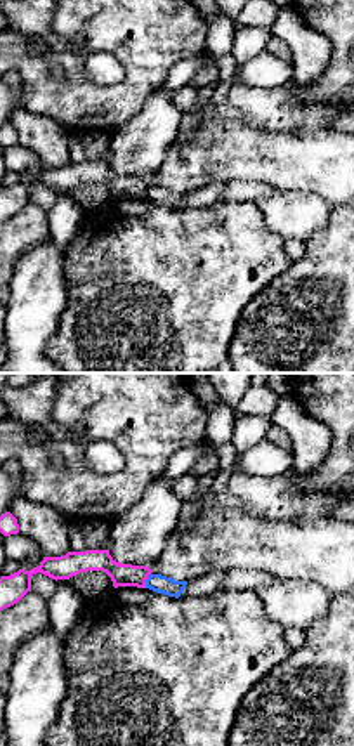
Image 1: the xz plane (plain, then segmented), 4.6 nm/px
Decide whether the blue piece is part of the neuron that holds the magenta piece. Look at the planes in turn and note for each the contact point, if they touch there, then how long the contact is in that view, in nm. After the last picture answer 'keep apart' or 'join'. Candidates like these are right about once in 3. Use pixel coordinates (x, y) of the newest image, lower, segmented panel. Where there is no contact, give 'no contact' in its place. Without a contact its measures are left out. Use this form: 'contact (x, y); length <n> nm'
contact (146, 578); length 80 nm

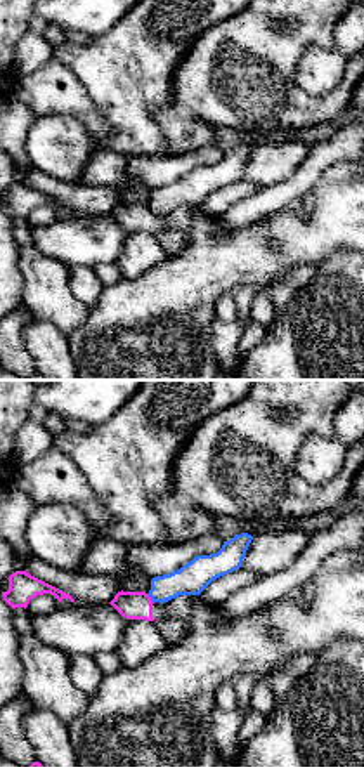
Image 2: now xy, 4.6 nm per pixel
contact (149, 599); length 60 nm

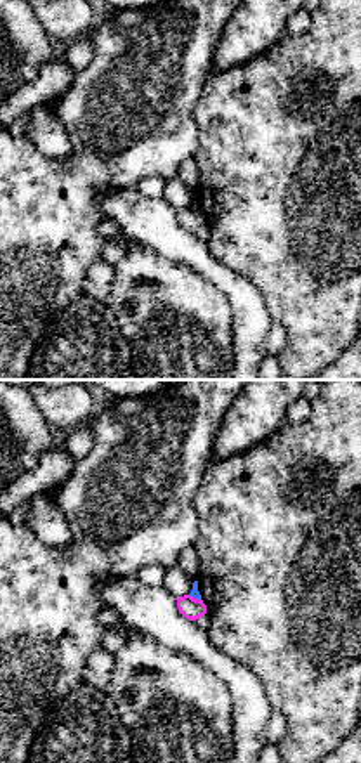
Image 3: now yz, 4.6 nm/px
contact (195, 599); length 60 nm

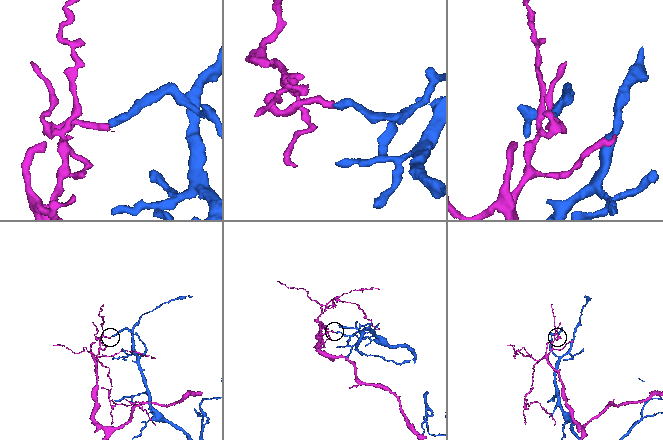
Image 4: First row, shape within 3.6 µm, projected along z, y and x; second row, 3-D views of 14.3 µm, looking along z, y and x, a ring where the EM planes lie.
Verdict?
keep apart

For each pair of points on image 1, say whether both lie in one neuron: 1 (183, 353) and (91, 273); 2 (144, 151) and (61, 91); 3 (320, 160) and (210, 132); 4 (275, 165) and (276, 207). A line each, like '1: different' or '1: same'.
1: same
2: different
3: same
4: different

